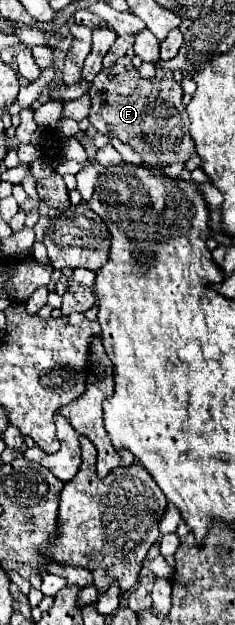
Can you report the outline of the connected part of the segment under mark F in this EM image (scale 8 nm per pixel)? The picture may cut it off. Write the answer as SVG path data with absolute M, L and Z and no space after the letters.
M125 55L113 67L101 69L95 75L89 89L89 121L99 133L131 145L143 157L147 167L163 169L177 161L185 163L193 155L195 143L189 133L189 117L181 103L181 95L183 89L179 81L173 77L143 79Z

